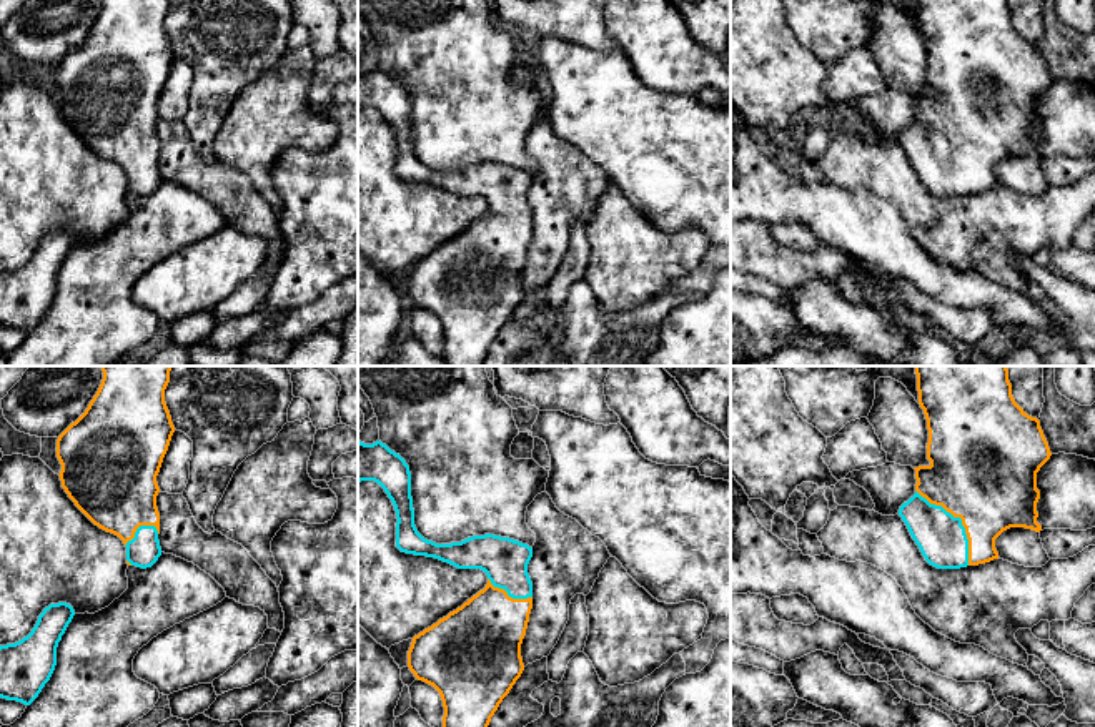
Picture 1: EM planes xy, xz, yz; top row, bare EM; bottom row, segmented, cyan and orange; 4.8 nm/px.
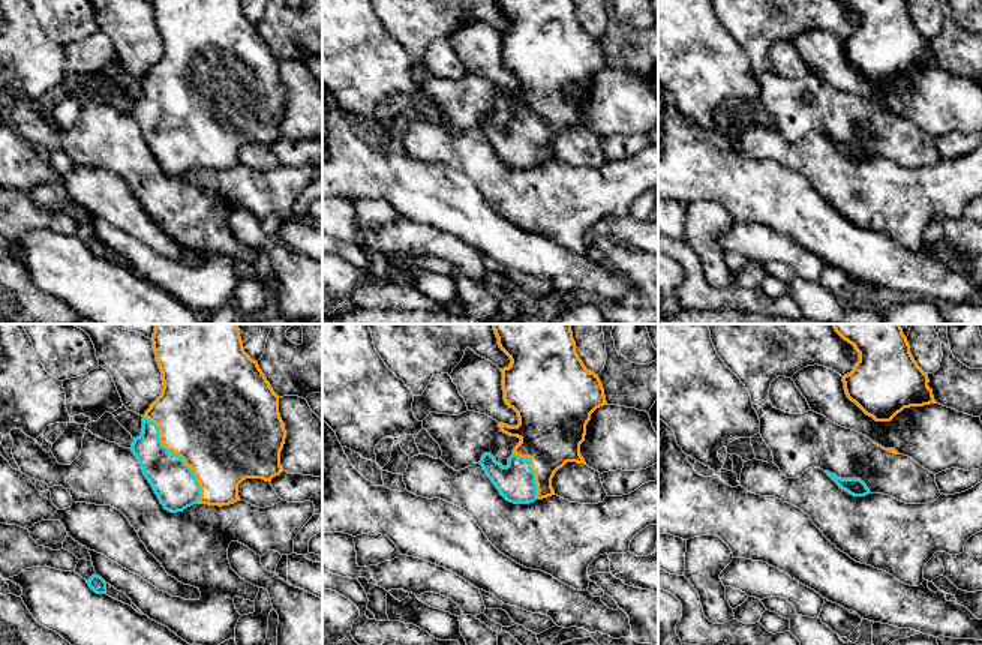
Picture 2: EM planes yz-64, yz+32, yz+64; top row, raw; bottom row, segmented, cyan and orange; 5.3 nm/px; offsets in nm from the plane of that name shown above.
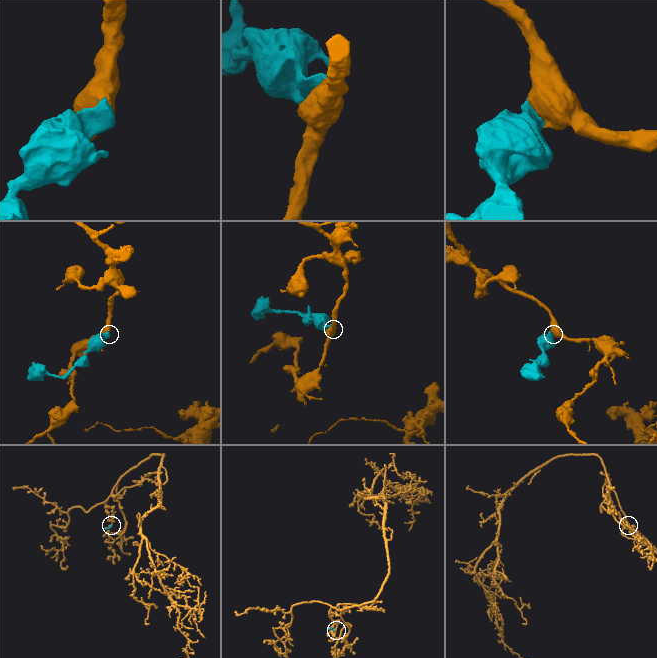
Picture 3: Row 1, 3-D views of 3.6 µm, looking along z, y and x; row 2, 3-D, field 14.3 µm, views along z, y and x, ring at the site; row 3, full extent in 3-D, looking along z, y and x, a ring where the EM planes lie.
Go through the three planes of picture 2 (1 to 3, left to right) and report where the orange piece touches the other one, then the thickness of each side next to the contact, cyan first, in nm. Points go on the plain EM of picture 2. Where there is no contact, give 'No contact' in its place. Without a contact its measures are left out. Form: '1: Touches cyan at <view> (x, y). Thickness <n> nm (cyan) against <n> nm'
1: Touches cyan at yz-64 (179, 120). Thickness 240 nm (cyan) against 500 nm
2: Touches cyan at yz+32 (532, 135). Thickness 200 nm (cyan) against 340 nm
3: No contact

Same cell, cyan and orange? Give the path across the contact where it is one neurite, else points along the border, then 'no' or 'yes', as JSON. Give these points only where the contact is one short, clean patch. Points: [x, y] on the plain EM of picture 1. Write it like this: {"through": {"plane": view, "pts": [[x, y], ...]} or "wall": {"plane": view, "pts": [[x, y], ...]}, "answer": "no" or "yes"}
{"answer": "yes"}

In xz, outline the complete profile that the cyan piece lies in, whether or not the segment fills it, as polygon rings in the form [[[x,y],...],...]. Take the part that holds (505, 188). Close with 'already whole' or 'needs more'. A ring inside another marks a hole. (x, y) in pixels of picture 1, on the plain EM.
[[[358,67],[358,110],[378,110],[396,138],[396,175],[401,180],[434,185],[458,196],[481,196],[488,203],[488,211],[476,223],[468,226],[461,235],[439,246],[431,255],[413,265],[408,278],[408,294],[418,308],[433,313],[443,328],[443,361],[446,366],[483,366],[491,344],[498,338],[503,326],[509,321],[516,308],[524,298],[521,284],[521,271],[526,263],[529,241],[533,236],[533,210],[528,201],[528,191],[533,185],[533,175],[519,168],[494,161],[473,163],[461,170],[436,171],[424,166],[414,153],[414,136],[411,125],[411,100],[406,88],[391,78],[381,68],[364,72]]]; needs more

